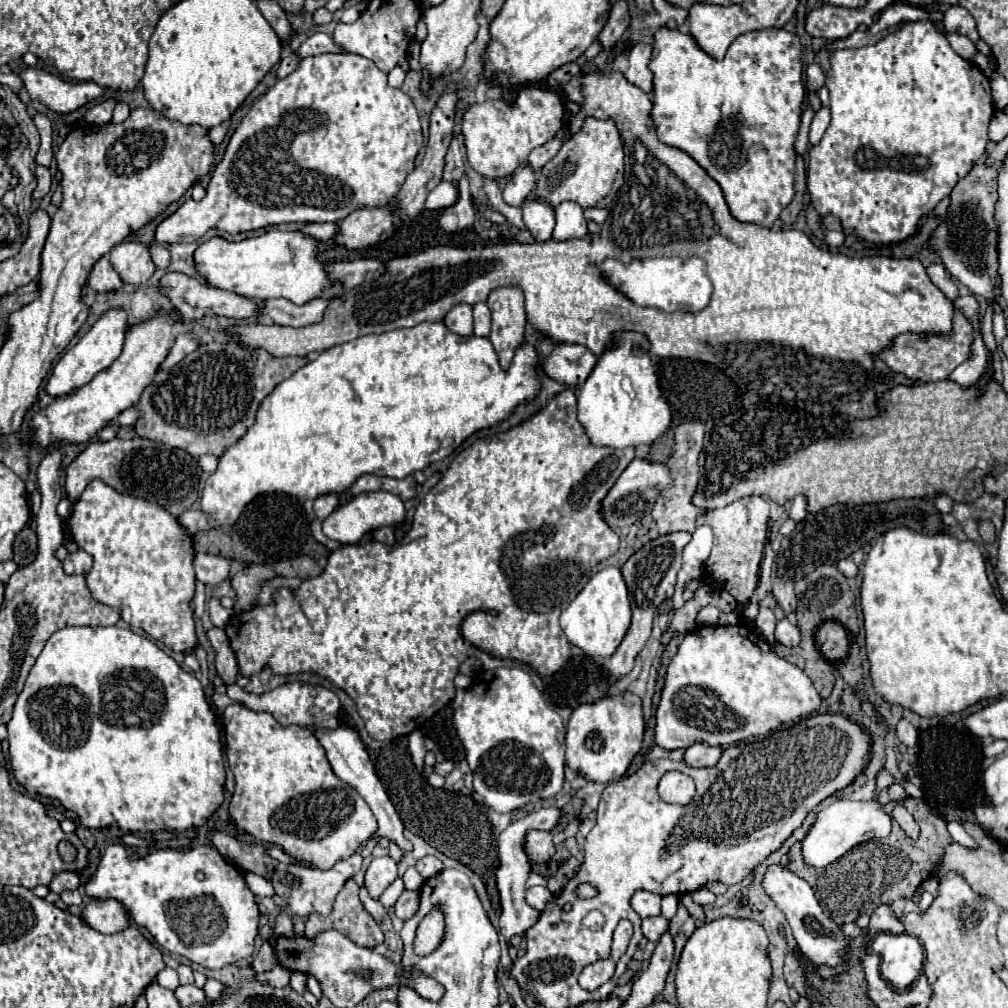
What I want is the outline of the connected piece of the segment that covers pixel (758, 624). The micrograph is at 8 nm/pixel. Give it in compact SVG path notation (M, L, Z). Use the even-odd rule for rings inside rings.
M759 606L759 616L755 618L755 628L757 628L757 634L759 634L761 638L765 638L767 642L775 642L775 640L773 640L775 616L773 616L773 610L771 610L771 608Z

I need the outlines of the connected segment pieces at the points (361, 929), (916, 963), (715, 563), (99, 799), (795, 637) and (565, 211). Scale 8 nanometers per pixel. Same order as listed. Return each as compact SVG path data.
M347 880L343 890L337 894L333 912L329 916L311 914L305 922L305 936L315 938L325 930L337 930L359 946L373 948L383 942L383 932L379 924L369 916L359 900L359 886Z
M881 932L873 938L871 952L879 954L879 972L895 990L905 990L921 974L923 948L915 936Z
M747 496L725 508L709 510L705 522L715 532L715 544L707 560L709 578L721 584L739 604L749 602L759 584L759 564L763 558L763 546L767 542L769 502L761 496Z
M71 626L57 630L45 644L43 652L39 654L35 666L29 672L25 688L21 690L13 716L7 722L9 728L9 754L11 754L11 768L15 780L29 792L41 794L49 798L57 798L67 810L73 810L81 816L81 824L87 828L103 828L111 826L121 832L185 832L189 828L203 826L221 806L223 790L225 790L225 766L223 766L223 752L221 752L221 728L217 716L209 702L205 700L201 682L191 674L181 670L181 666L167 656L155 642L145 636L135 634L129 628L121 626Z
M783 618L781 622L777 622L777 630L775 630L775 638L779 644L783 646L799 646L801 642L801 634L799 634L799 628L793 626L787 618Z
M563 202L555 208L555 230L553 238L559 242L575 240L587 236L587 220L583 216L583 208L575 202Z

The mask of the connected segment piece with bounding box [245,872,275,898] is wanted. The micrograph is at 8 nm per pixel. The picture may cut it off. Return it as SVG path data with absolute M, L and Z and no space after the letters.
M245 872L245 880L247 880L247 886L251 888L251 892L255 896L263 898L263 896L273 896L275 894L273 888L271 888L271 884L263 876L257 876L253 872Z

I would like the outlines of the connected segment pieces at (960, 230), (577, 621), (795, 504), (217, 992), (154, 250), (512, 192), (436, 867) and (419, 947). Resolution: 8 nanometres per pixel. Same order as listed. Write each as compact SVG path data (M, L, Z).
M981 160L963 180L957 182L957 186L951 192L947 218L931 238L931 248L941 254L943 266L951 272L951 276L961 280L973 294L985 296L987 302L995 298L993 284L999 282L997 232L993 220L993 206L997 196L995 172L999 172L999 162L995 166L985 166Z
M605 566L591 574L585 588L561 614L561 628L573 646L579 646L591 658L609 658L621 644L631 624L629 592L621 570L617 566Z
M799 494L791 500L791 518L795 522L799 522L799 520L803 520L805 514L807 514L807 500L805 500L803 494Z
M207 978L207 984L205 984L205 994L207 994L207 998L209 1000L213 1000L213 1002L217 1002L217 1000L221 1000L221 996L225 994L223 992L223 984L219 982L219 980L215 980L215 978Z
M151 244L151 260L155 262L157 268L165 270L169 266L169 250L163 244Z
M529 164L519 166L513 174L511 180L507 182L505 190L503 190L503 198L507 200L507 204L511 206L521 206L521 202L533 192L535 188L535 170Z
M423 856L419 862L417 862L417 872L427 880L427 878L431 878L436 876L443 870L443 864L441 864L441 860L439 858L435 858L435 856Z
M435 906L417 926L417 936L415 936L415 952L417 954L431 954L445 936L445 916L439 906Z

